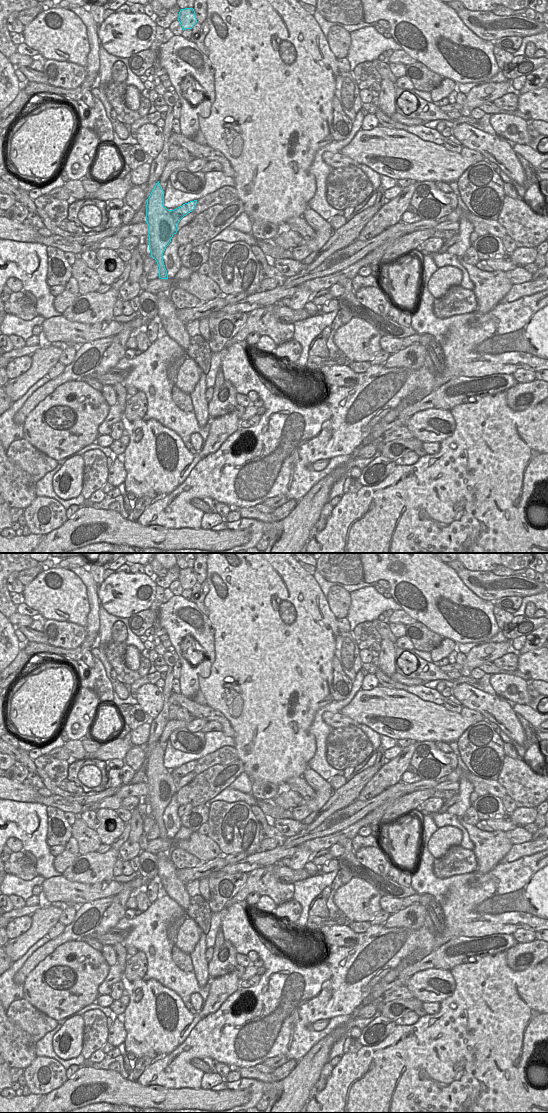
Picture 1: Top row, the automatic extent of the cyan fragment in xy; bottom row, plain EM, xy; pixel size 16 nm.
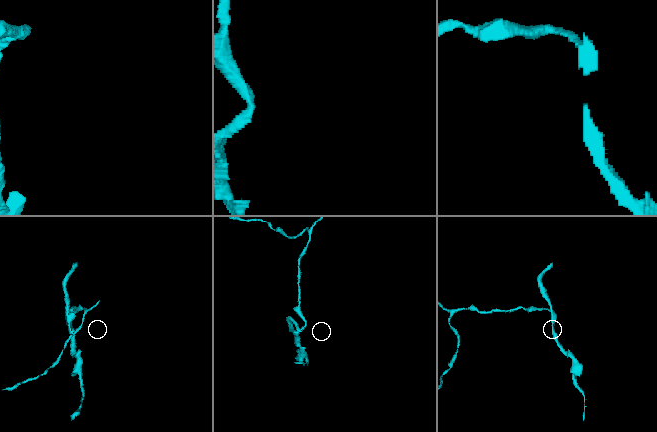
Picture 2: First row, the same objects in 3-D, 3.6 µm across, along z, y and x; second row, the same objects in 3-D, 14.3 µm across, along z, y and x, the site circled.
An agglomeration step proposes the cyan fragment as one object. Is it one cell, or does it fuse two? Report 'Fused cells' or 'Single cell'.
Fused cells.

